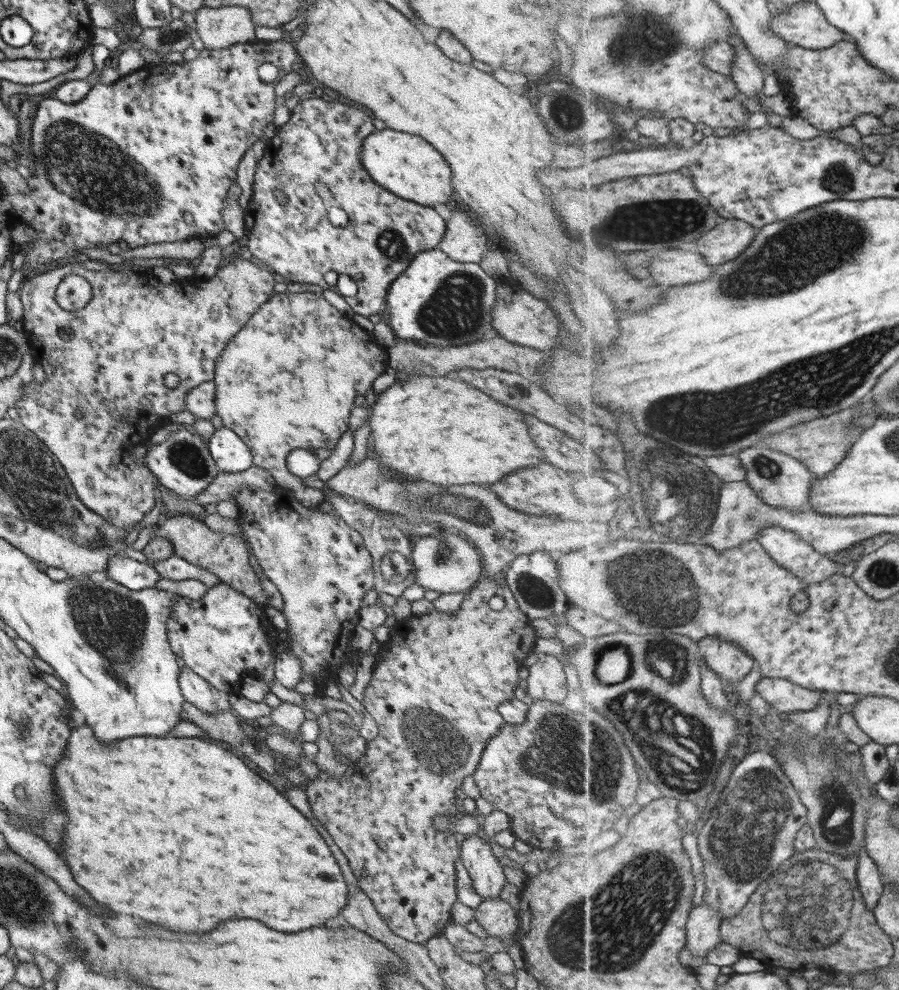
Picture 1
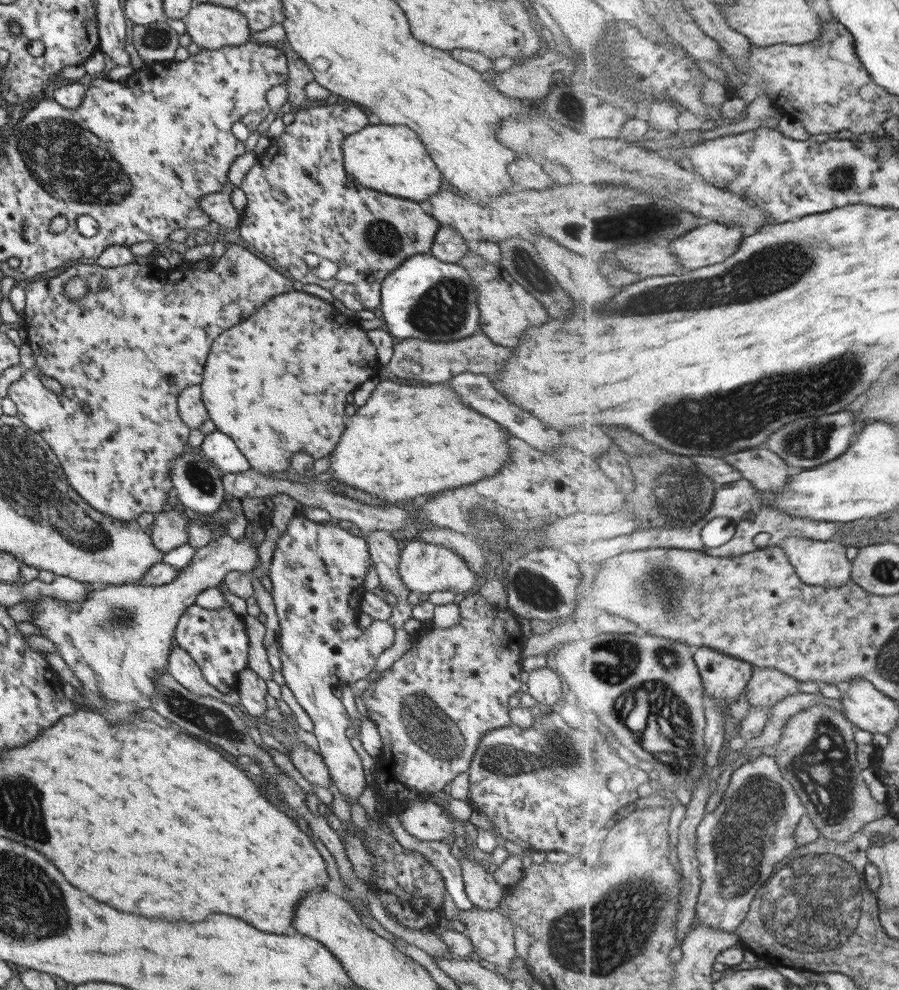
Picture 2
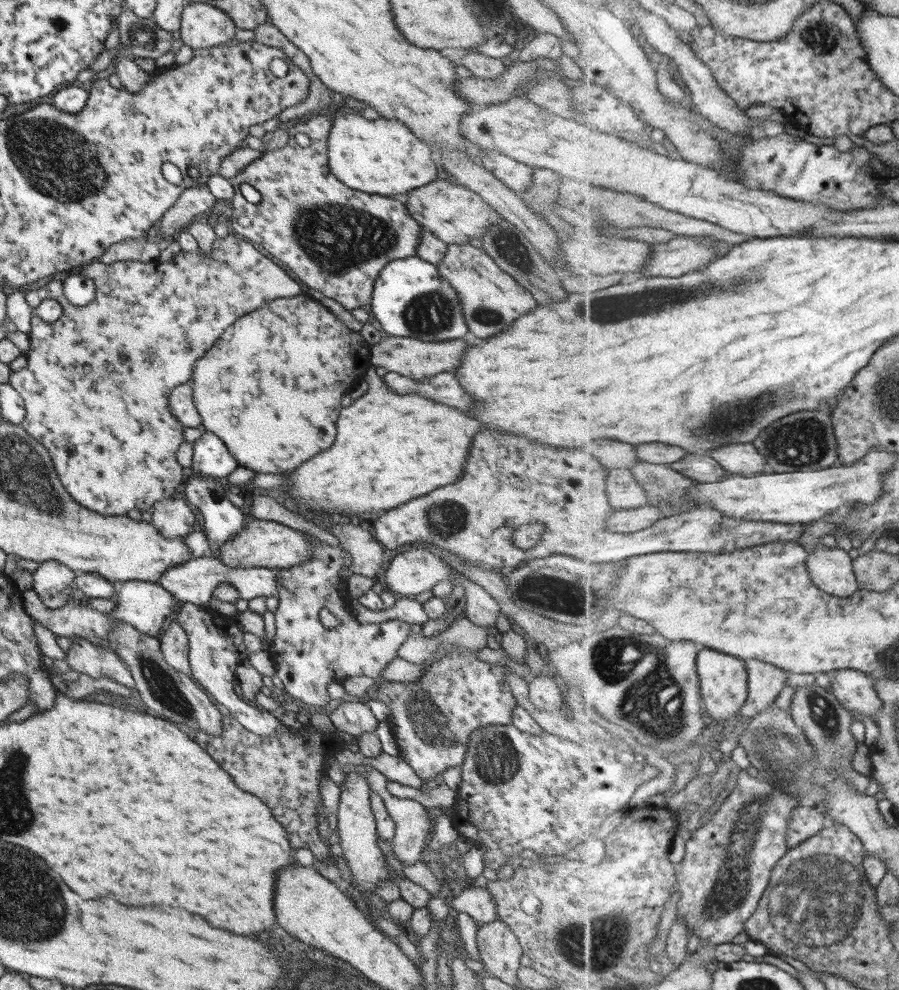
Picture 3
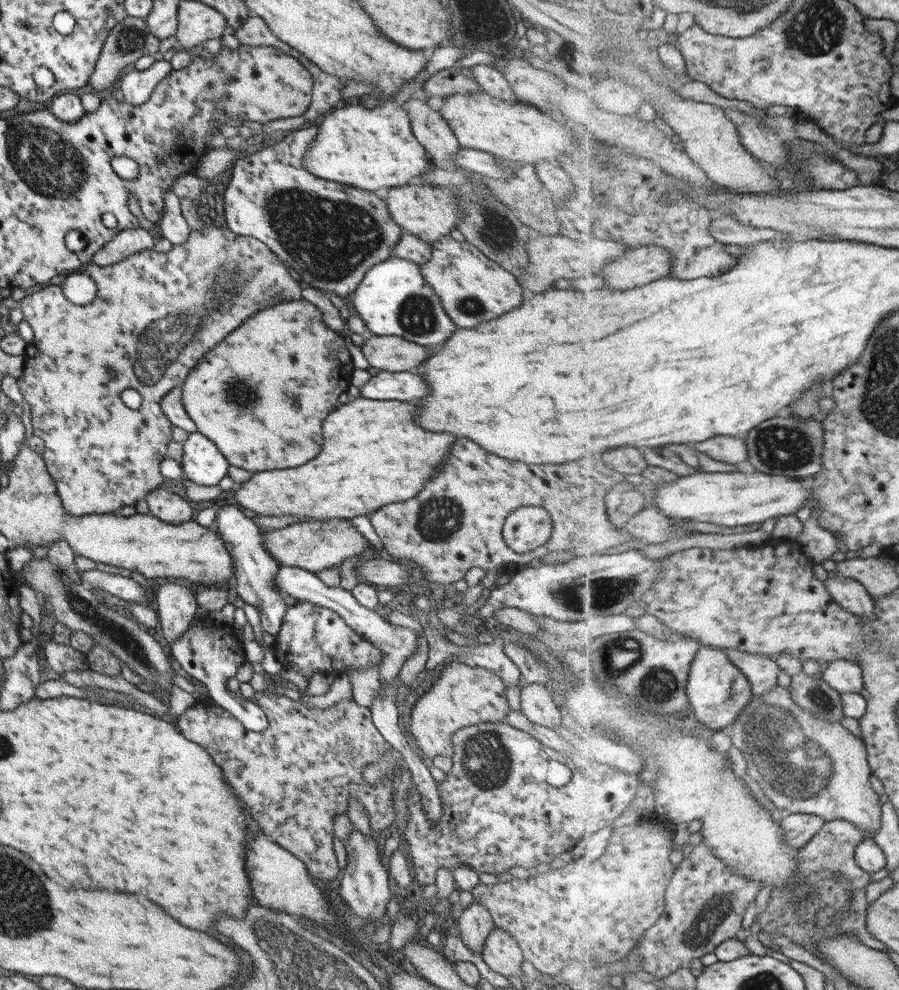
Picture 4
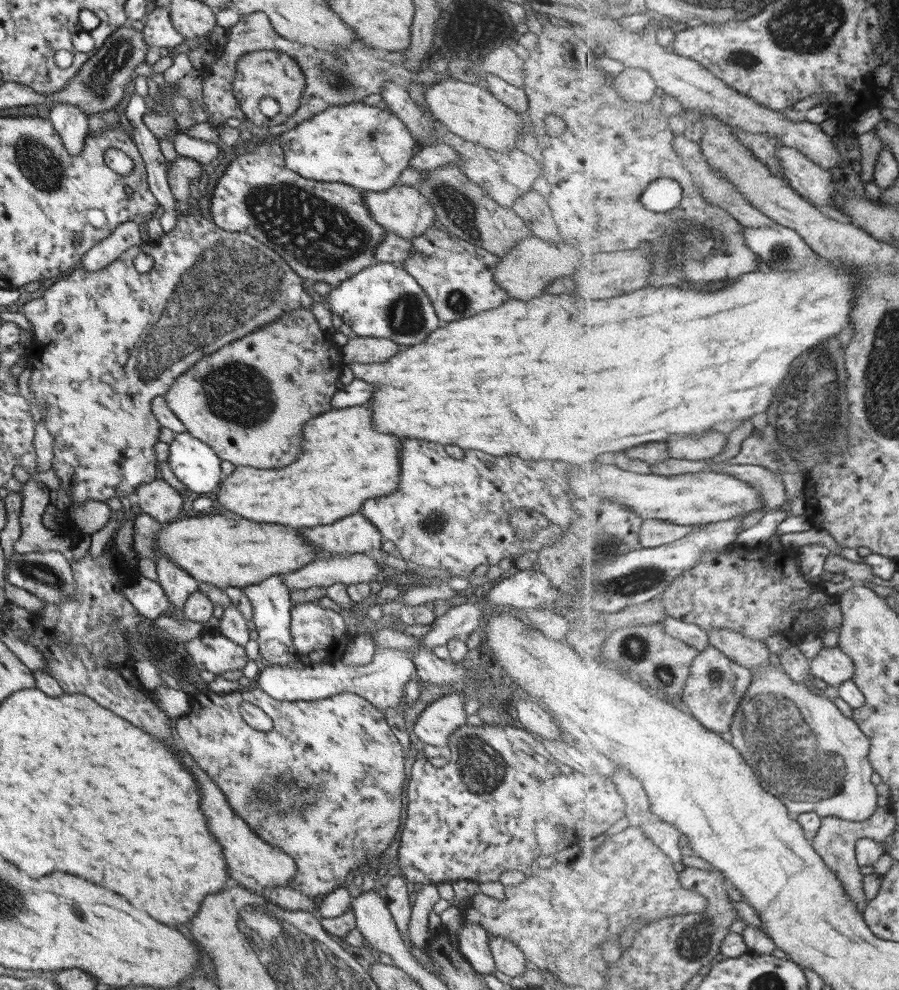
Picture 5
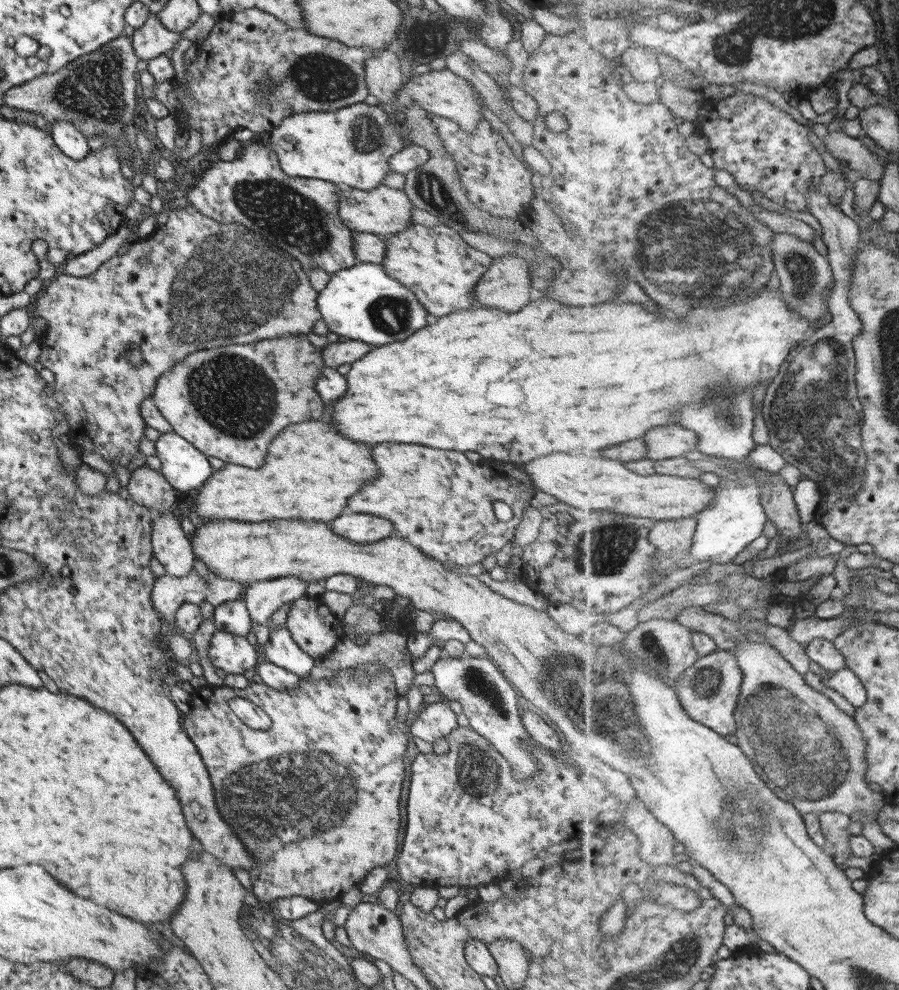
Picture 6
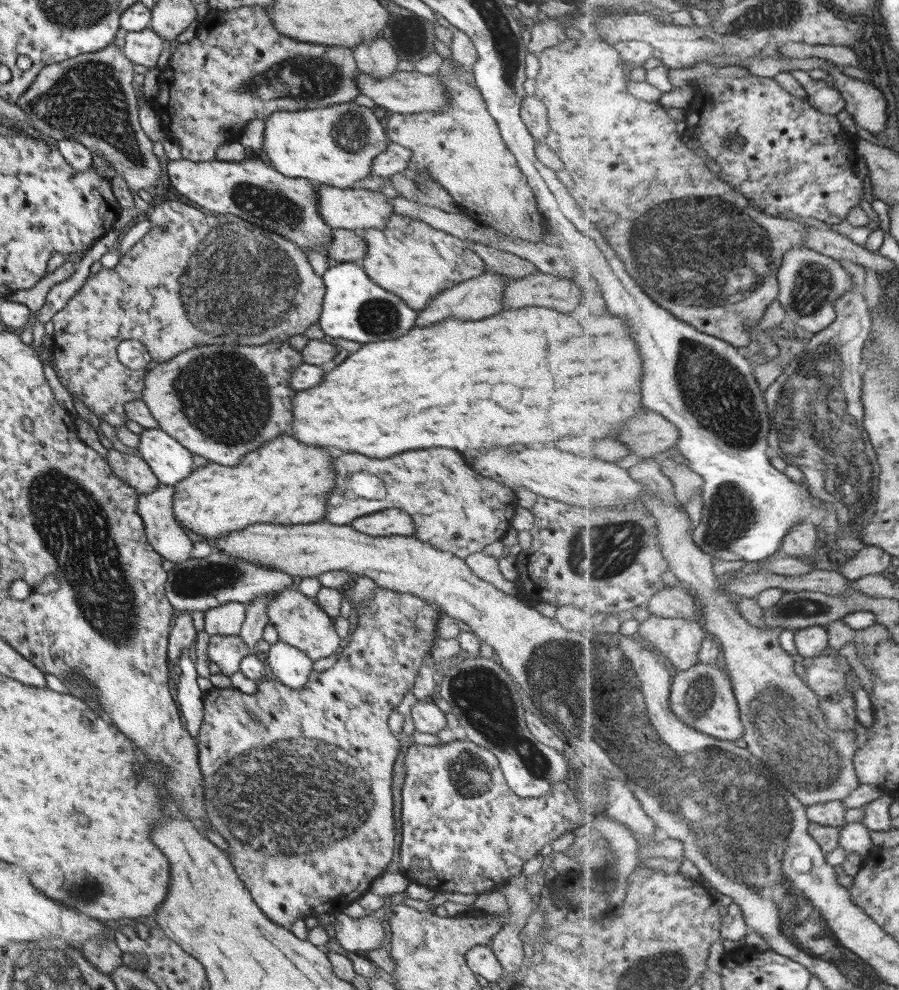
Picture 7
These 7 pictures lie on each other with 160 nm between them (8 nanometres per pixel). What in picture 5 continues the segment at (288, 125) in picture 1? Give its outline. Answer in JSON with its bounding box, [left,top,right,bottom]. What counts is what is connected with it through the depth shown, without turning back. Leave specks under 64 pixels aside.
[209,139,385,288]

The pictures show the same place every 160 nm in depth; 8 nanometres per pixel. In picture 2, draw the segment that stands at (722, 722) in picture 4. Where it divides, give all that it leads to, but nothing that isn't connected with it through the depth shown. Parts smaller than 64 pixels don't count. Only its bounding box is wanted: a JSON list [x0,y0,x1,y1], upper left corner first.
[694,646,753,705]

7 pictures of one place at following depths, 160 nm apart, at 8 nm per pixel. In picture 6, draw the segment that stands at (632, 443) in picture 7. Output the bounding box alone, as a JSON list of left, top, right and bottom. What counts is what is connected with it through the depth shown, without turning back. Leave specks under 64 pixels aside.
[644,424,700,461]

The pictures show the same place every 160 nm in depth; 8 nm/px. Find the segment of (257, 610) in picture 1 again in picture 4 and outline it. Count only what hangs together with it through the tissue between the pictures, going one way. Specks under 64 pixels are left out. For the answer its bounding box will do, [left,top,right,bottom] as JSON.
[170,620,267,733]

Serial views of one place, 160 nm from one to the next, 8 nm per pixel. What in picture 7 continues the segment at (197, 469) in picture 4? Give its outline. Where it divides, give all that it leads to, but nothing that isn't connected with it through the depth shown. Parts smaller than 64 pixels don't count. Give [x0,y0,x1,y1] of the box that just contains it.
[137,428,195,487]

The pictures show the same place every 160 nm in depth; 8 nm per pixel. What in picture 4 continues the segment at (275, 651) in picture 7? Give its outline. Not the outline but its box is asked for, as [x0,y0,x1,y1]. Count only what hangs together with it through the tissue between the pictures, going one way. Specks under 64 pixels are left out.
[211,502,287,638]

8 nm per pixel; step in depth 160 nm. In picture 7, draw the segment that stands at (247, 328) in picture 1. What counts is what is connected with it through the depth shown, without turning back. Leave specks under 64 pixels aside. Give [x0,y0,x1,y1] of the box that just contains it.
[141,342,301,466]

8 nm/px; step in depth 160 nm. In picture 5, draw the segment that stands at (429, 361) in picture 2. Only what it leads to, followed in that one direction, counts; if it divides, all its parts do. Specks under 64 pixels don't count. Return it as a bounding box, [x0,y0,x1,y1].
[340,338,399,365]

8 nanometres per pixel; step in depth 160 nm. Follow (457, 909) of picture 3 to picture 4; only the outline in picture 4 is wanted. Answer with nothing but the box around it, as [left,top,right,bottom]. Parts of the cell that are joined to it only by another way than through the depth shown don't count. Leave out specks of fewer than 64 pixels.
[455,900,495,954]

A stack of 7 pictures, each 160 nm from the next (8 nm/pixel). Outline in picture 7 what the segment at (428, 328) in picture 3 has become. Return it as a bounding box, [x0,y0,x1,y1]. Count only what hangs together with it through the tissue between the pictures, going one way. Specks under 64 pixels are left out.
[316,263,417,345]

